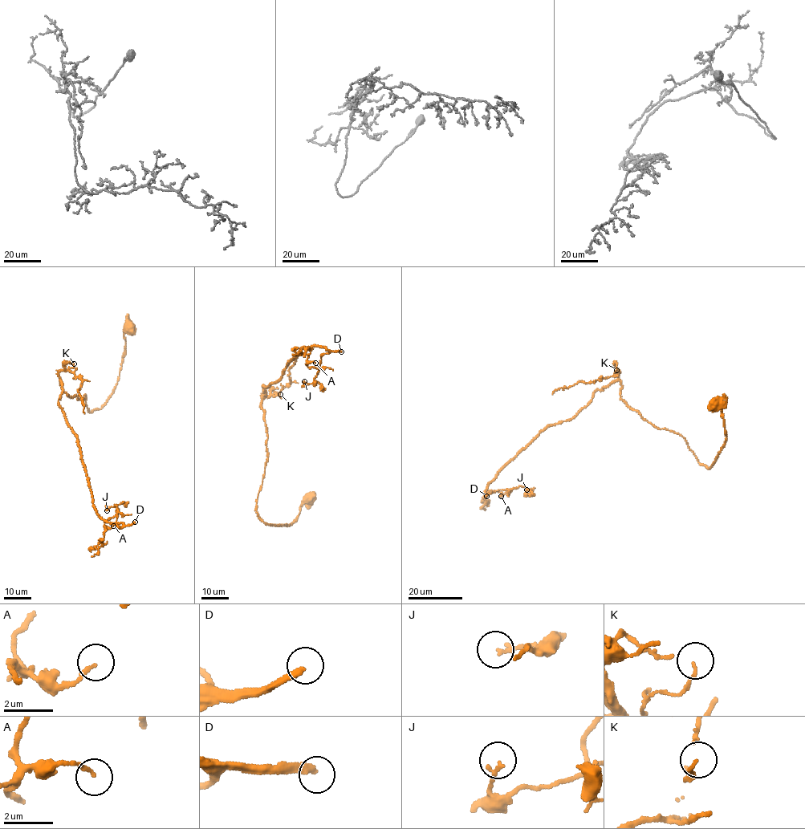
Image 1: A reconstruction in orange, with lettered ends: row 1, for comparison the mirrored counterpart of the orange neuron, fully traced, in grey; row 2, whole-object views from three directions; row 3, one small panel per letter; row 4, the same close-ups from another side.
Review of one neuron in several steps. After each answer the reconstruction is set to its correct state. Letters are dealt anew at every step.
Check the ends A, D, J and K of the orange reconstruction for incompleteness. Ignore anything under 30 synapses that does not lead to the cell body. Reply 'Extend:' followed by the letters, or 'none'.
Extend: D

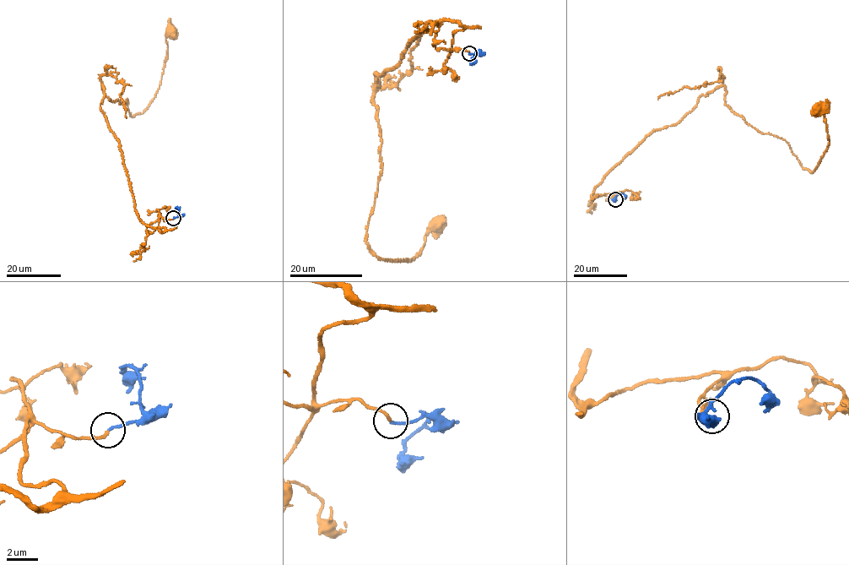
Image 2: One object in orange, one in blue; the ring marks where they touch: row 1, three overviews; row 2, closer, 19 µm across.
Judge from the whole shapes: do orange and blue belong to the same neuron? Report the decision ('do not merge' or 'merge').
merge

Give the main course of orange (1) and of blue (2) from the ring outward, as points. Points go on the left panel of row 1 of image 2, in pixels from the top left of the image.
1: (174, 218), (159, 216), (161, 231), (143, 223), (100, 106), (102, 85), (142, 113), (170, 33)
2: (174, 218), (179, 215), (176, 208), (176, 212)

